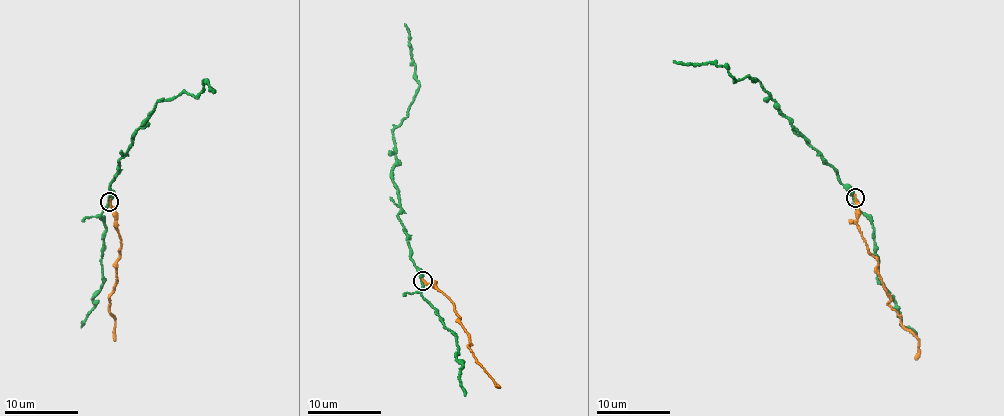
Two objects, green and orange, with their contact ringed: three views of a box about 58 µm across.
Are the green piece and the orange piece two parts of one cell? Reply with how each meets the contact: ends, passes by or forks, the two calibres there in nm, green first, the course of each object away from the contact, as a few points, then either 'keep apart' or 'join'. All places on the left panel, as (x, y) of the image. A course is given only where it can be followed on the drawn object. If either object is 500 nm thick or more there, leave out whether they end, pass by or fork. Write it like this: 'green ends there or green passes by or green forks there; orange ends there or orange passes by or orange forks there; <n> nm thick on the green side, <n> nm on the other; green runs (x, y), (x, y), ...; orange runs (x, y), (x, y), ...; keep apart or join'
green passes by; orange ends there; 320 nm thick on the green side, 240 nm on the other; green runs (108, 203), (120, 157), (155, 104), (184, 92), (194, 96), (207, 82), (213, 92); orange runs (109, 201), (121, 247), (108, 306), (108, 312), (114, 320), (113, 340); keep apart

